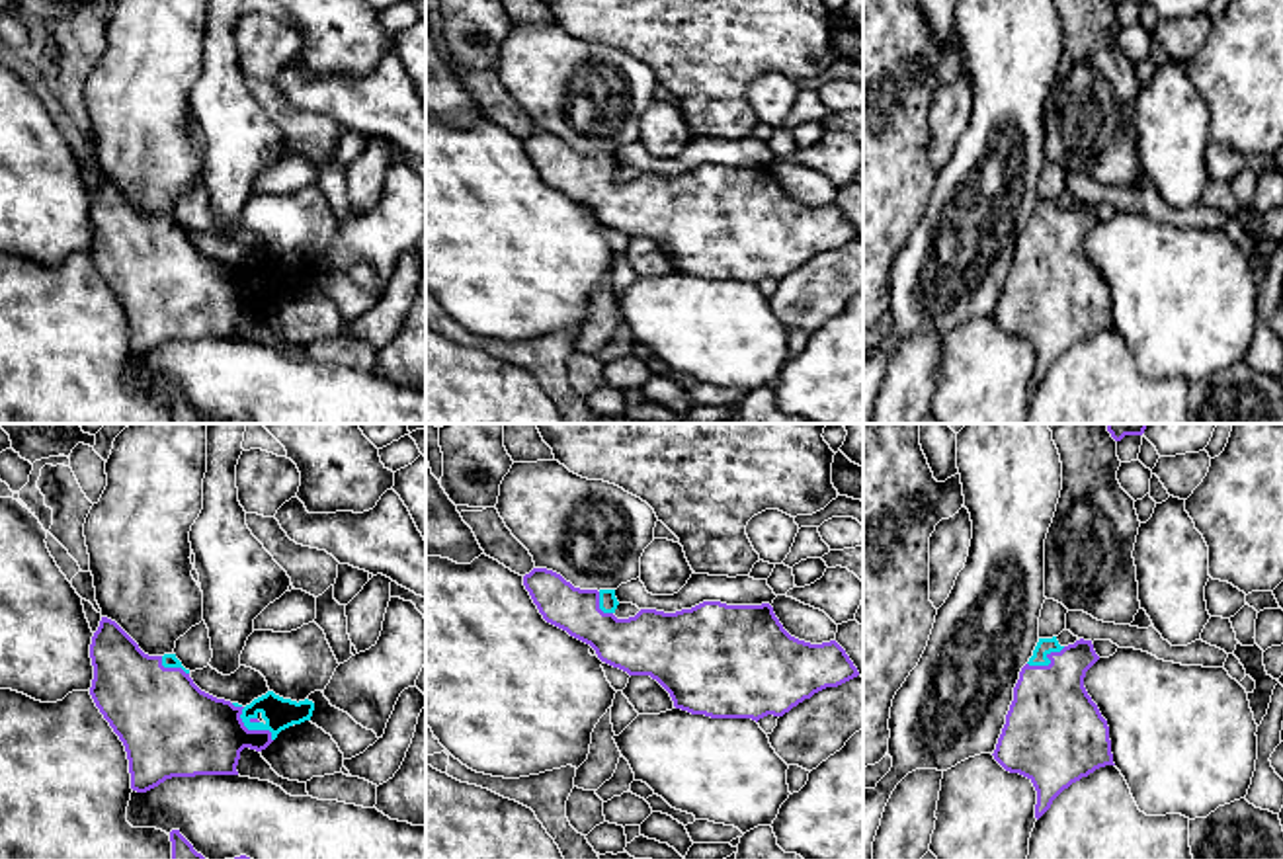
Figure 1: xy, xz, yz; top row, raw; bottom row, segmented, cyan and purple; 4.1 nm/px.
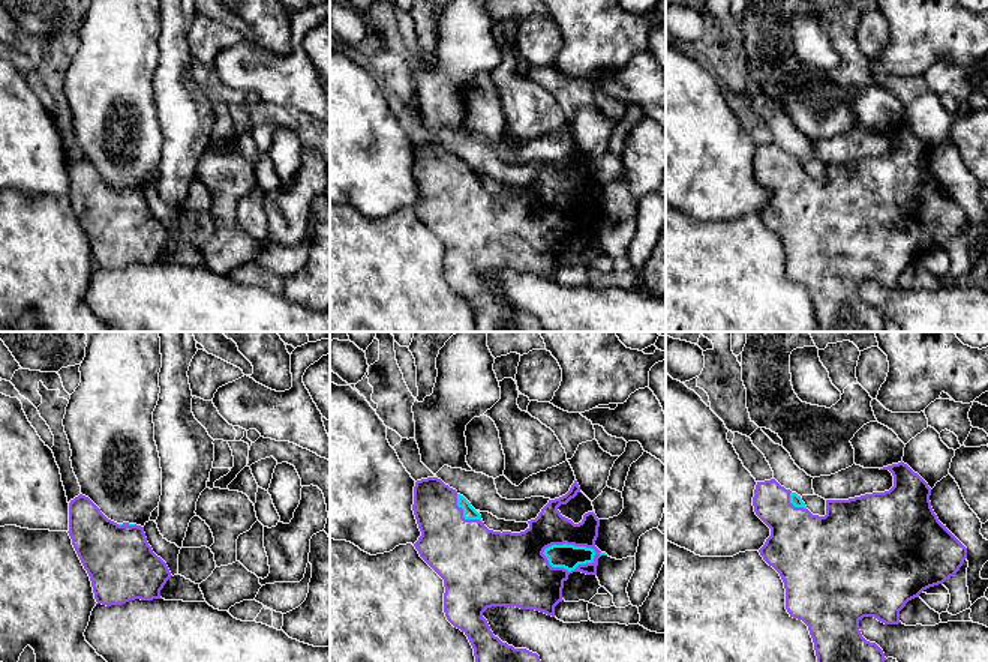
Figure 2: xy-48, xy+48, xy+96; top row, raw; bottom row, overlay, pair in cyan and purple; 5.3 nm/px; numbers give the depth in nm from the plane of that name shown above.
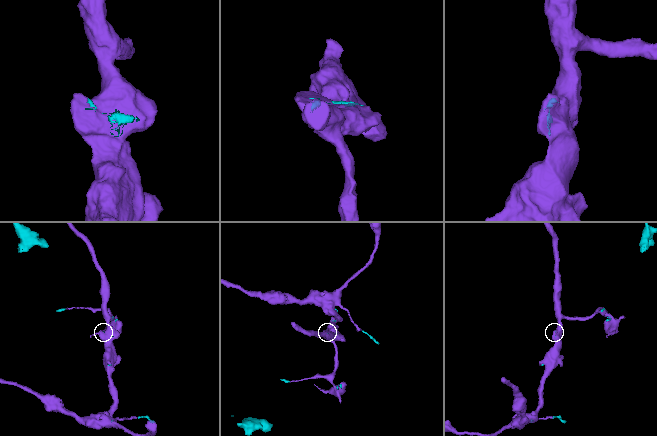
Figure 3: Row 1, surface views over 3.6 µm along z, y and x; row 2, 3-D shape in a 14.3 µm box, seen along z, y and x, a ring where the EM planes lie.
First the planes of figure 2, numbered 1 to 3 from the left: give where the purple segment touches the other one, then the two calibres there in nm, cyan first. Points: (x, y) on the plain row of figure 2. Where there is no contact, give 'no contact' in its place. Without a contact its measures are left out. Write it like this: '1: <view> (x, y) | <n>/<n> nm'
1: xy-48 (132, 188) | 20/360 nm
2: xy+48 (568, 209) | 130/220 nm
3: xy+96 (793, 168) | 60/380 nm

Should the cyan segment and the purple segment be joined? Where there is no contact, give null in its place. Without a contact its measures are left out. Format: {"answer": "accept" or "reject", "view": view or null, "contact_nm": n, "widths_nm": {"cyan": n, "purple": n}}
{"answer": "accept", "view": "xy", "contact_nm": 240, "widths_nm": {"cyan": 130, "purple": 360}}

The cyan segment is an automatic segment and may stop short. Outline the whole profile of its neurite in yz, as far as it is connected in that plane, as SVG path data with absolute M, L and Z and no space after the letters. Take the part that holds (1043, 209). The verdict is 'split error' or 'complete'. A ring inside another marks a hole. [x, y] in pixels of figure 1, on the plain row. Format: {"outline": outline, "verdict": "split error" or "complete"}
{"outline": "M1056 199L1039 201L1033 219L1019 234L1014 264L992 318L1006 334L1019 336L1033 346L1037 383L1072 346L1099 330L1115 328L1107 283L1084 250L1086 234L1097 223L1092 203L1080 201L1060 209Z", "verdict": "split error"}

